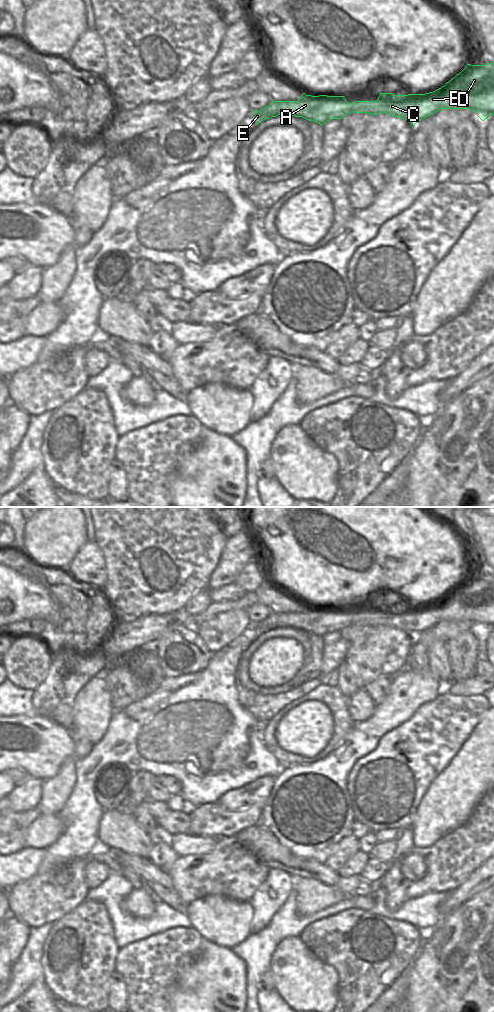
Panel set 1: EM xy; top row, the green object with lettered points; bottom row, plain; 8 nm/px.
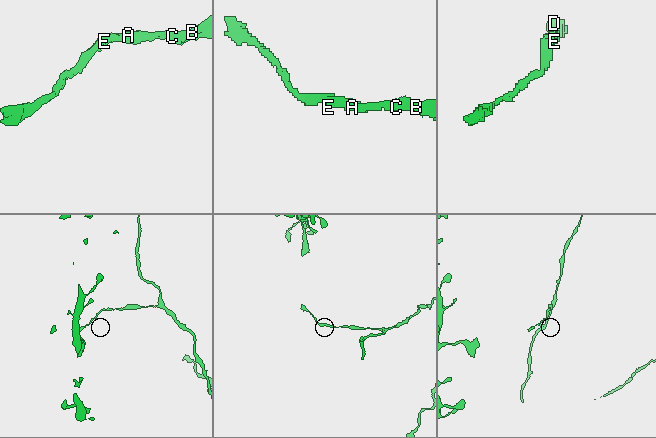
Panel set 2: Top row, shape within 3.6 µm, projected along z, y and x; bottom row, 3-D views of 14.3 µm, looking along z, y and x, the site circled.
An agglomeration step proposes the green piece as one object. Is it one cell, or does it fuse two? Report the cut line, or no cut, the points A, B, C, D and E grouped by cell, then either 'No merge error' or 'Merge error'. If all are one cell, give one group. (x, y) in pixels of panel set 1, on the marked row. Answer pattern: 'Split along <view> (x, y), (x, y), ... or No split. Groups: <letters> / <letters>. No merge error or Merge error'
No split. Groups: A B C D E. No merge error.

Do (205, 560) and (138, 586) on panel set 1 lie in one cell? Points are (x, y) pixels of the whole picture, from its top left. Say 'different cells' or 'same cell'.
same cell

